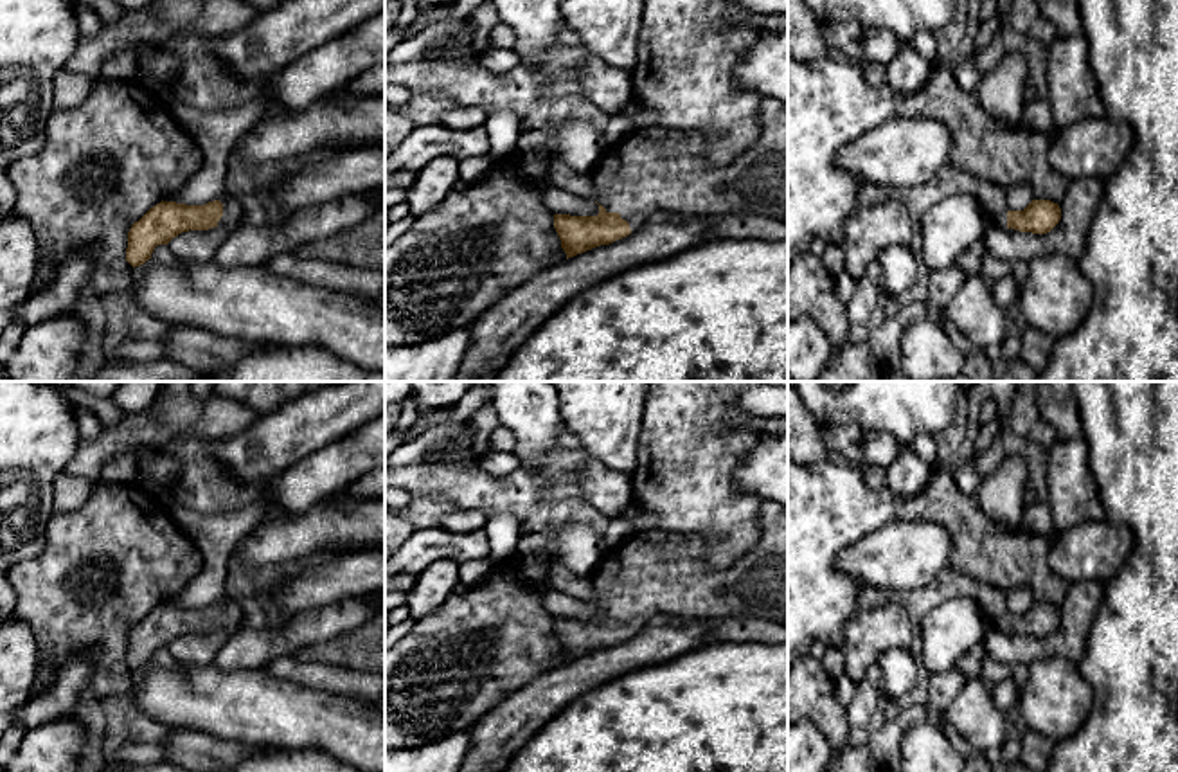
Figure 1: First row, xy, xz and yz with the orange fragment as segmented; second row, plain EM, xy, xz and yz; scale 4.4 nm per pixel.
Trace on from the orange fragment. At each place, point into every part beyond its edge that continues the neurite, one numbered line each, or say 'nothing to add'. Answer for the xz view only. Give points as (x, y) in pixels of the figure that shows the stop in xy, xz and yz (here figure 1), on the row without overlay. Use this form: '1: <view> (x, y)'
1: xz (655, 571)

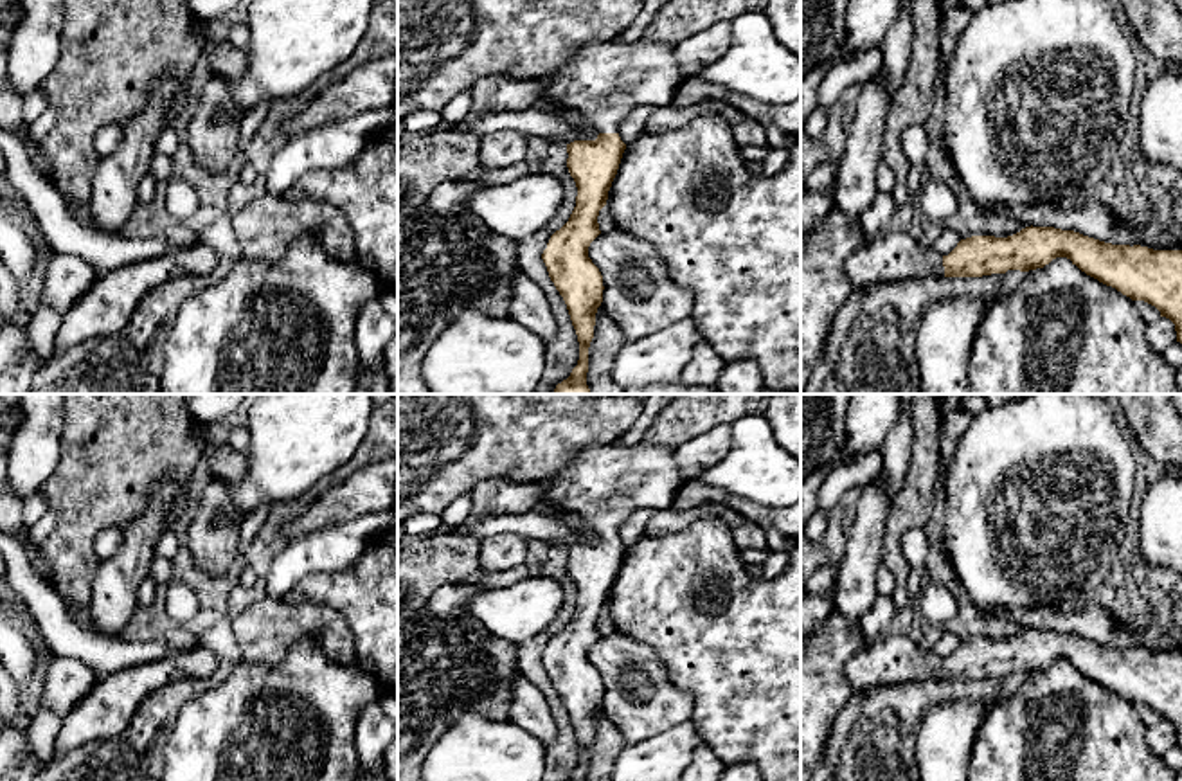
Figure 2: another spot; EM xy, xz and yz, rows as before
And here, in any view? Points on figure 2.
1: yz (893, 659)

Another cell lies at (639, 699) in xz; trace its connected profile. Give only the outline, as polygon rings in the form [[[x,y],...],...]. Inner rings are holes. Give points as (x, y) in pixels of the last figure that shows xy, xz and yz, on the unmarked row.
[[[617,630],[590,646],[588,660],[603,678],[603,711],[626,745],[693,718],[693,696],[671,682],[651,646]]]

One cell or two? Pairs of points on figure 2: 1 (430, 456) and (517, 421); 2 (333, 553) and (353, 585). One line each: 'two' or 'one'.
1: one
2: two

